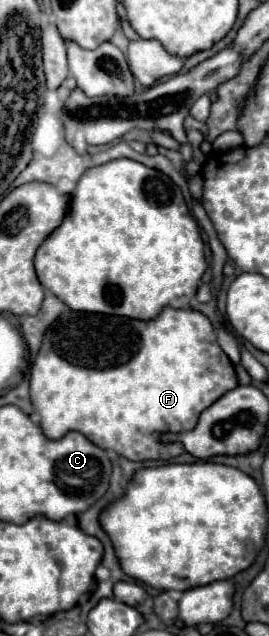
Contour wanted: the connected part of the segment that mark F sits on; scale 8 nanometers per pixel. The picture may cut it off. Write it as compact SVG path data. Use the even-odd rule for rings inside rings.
M162 308L162 312L154 318L154 320L148 320L148 322L142 322L142 320L132 320L132 318L124 318L124 316L106 316L106 314L90 314L90 312L74 312L74 310L66 310L64 314L60 314L52 326L46 330L44 334L44 340L42 340L42 346L40 346L40 352L32 364L32 370L30 370L30 400L32 400L32 406L34 410L38 412L40 416L40 426L42 426L42 432L50 438L50 440L58 440L62 438L66 432L82 432L92 444L96 444L98 448L102 450L114 450L118 452L120 456L128 458L128 460L170 460L178 454L184 452L184 446L180 442L170 442L170 444L160 444L160 434L162 432L172 432L172 434L178 434L178 432L188 432L192 430L196 424L198 424L198 416L212 404L216 402L220 396L224 396L224 392L232 390L238 386L238 380L236 380L236 372L234 372L234 366L232 362L228 360L228 356L222 352L222 348L218 346L216 342L216 332L210 324L210 320L202 314L202 312L196 312L196 310L176 310L176 308ZM210 366L218 366L218 372L210 378L204 378L204 374L210 370Z

